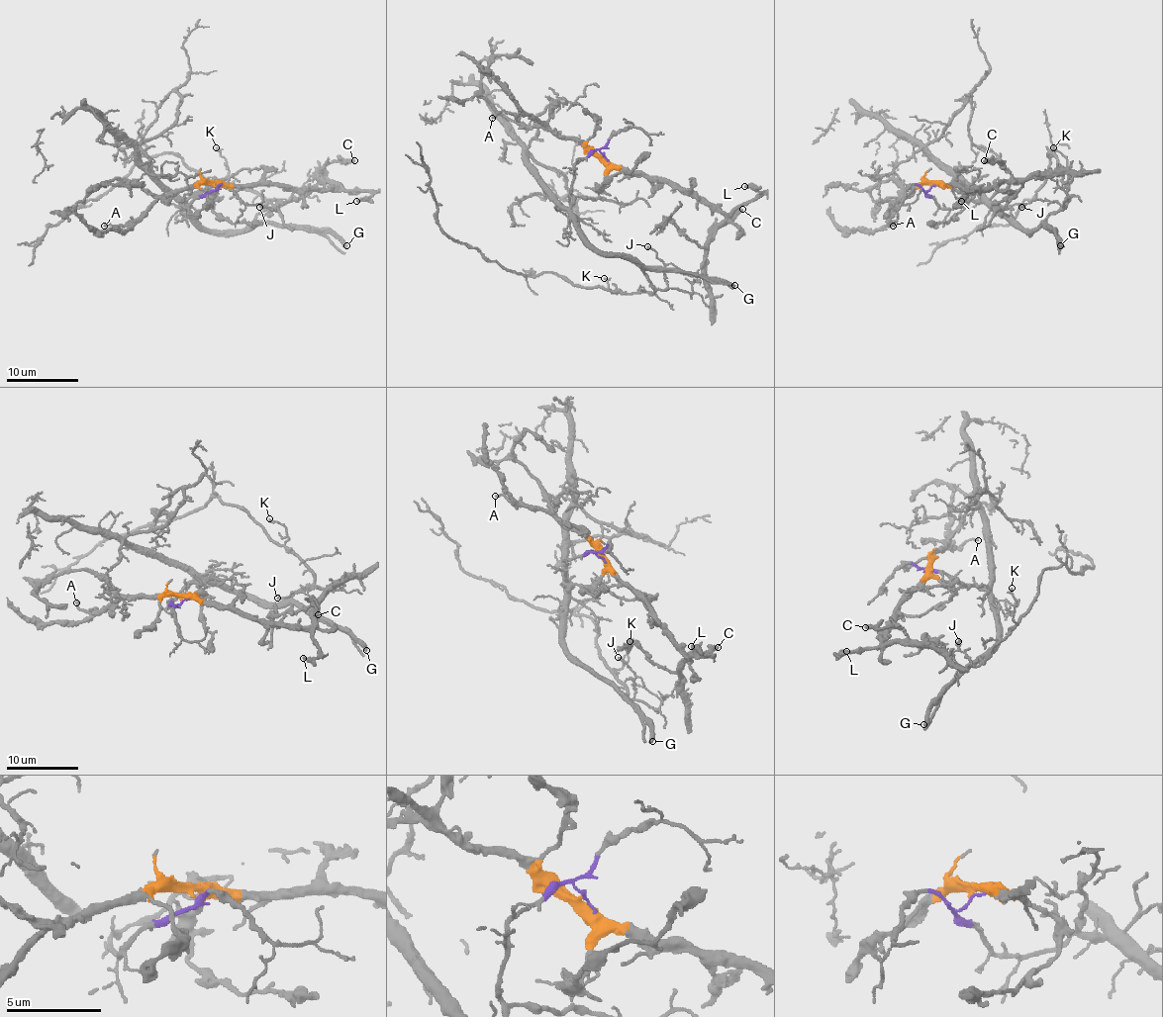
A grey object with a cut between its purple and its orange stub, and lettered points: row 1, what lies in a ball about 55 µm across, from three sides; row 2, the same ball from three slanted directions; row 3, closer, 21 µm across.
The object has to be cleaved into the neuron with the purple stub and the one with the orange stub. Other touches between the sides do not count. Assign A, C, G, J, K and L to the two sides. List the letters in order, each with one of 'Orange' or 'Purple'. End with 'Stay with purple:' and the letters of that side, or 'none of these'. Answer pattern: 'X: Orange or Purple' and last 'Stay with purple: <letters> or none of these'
A: Orange
C: Orange
G: Purple
J: Purple
K: Purple
L: Orange
Stay with purple: G, J, K

